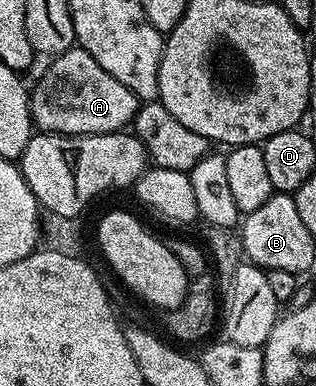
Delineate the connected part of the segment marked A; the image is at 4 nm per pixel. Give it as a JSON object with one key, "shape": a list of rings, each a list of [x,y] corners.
{"shape":[[[73,46],[69,52],[55,57],[52,64],[40,76],[40,81],[30,88],[30,105],[33,125],[40,132],[55,132],[57,136],[97,136],[107,132],[118,132],[127,129],[140,109],[141,101],[118,78],[106,74],[94,58],[84,48]]]}

